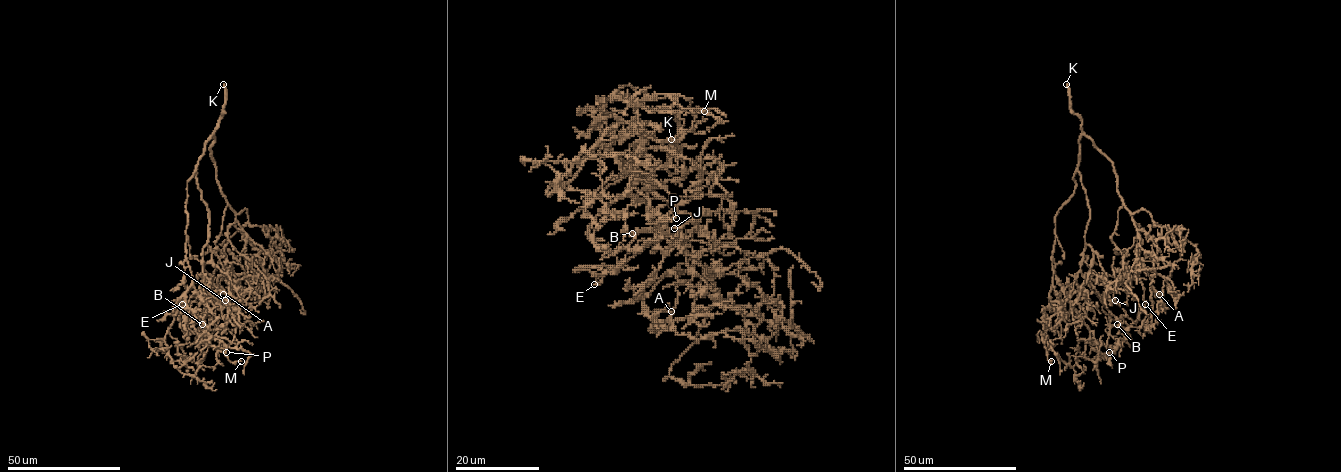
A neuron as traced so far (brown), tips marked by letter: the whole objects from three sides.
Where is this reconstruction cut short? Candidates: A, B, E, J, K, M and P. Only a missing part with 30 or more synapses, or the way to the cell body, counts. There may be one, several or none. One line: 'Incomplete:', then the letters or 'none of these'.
Incomplete: A, K

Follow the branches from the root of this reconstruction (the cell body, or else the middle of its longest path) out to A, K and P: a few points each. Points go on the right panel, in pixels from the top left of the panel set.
A: (1079, 153), (1079, 138), (1086, 135), (1112, 163), (1117, 193), (1138, 225), (1141, 264), (1159, 294)
K: (1079, 153), (1082, 120), (1070, 108), (1066, 84)
P: (1079, 153), (1078, 171), (1090, 208), (1083, 260), (1105, 308), (1127, 331), (1109, 352)

